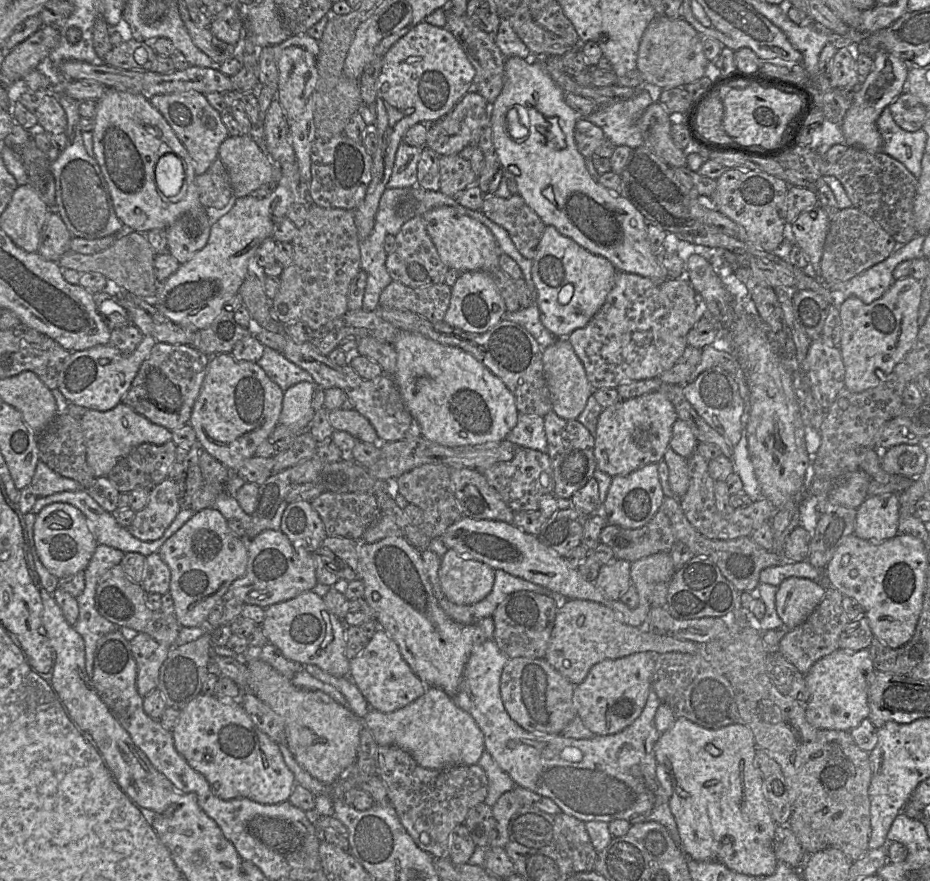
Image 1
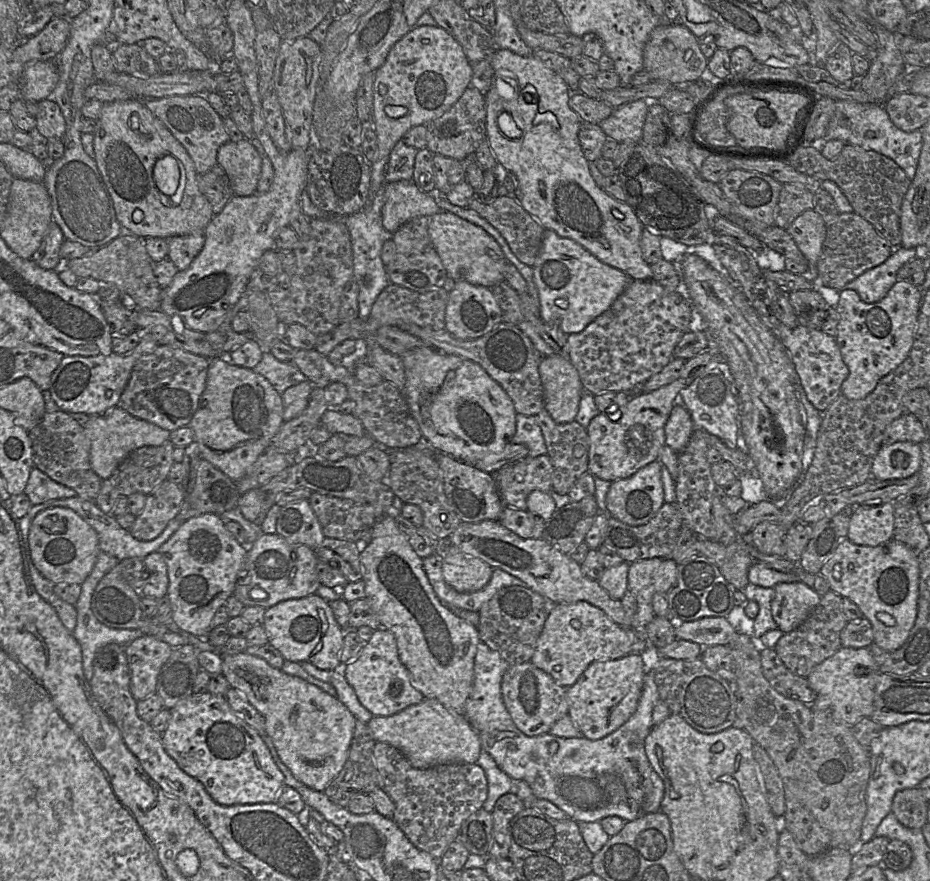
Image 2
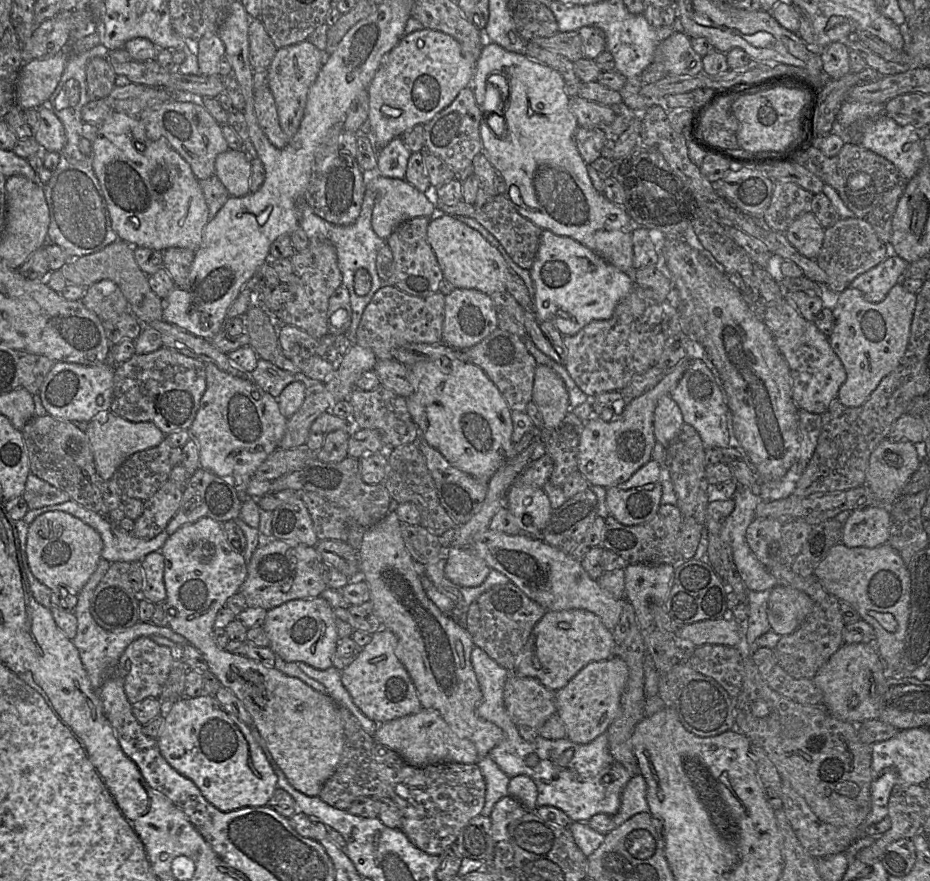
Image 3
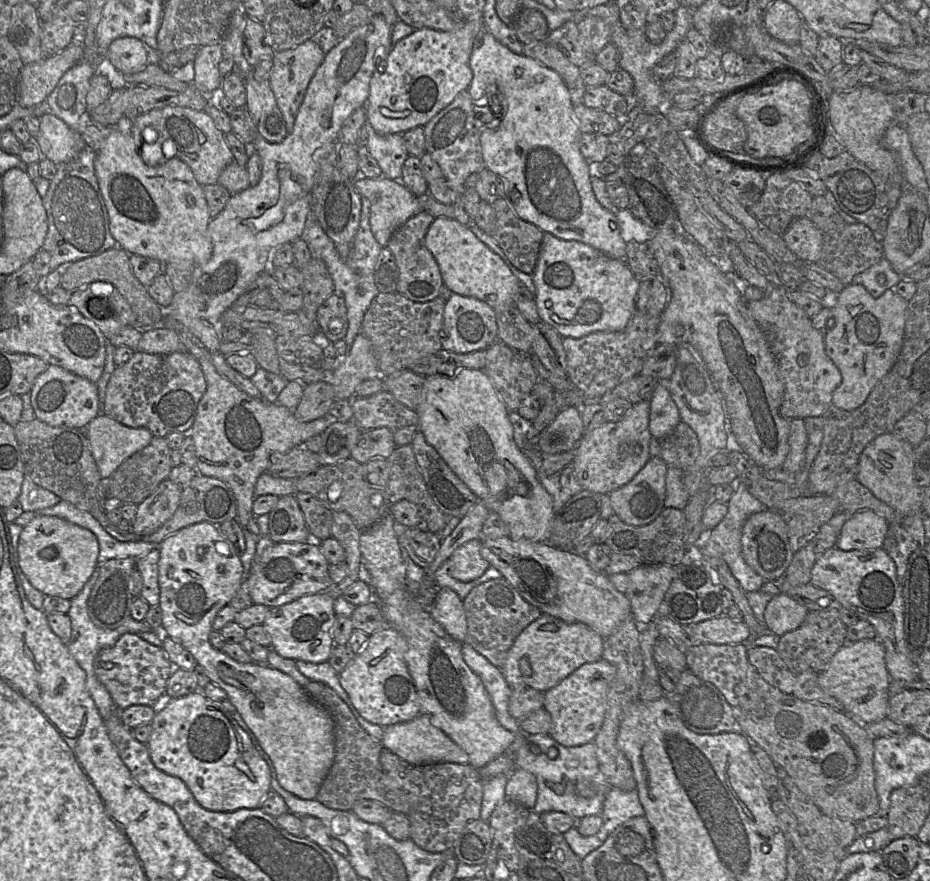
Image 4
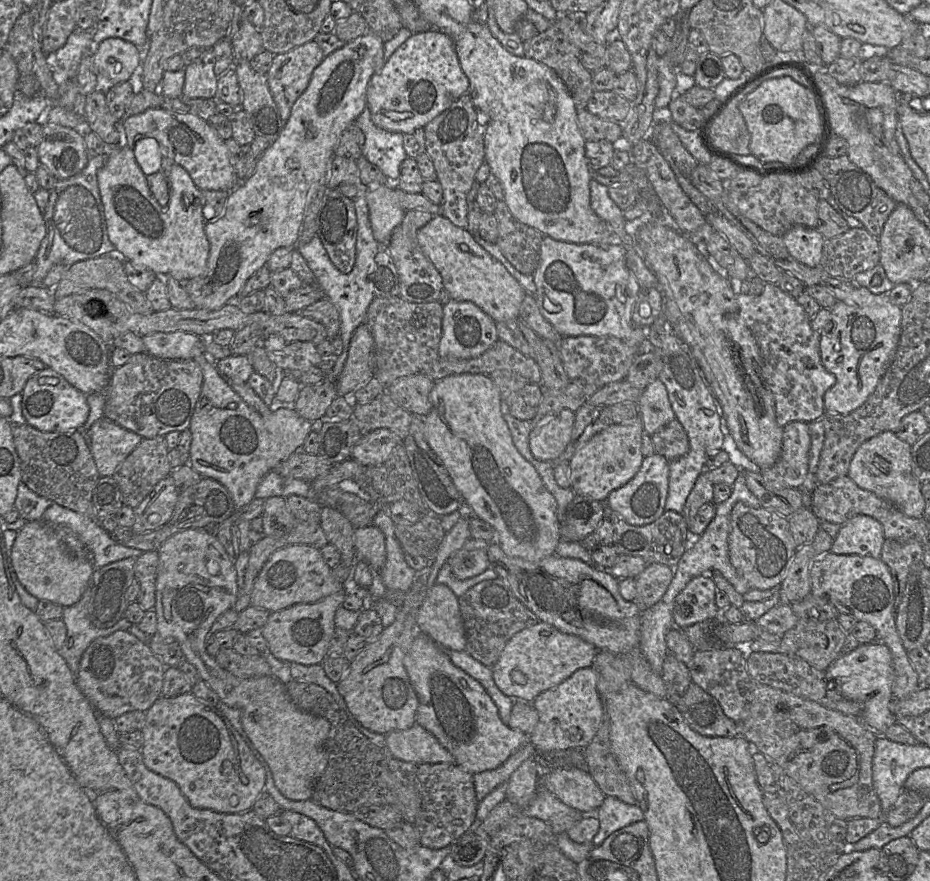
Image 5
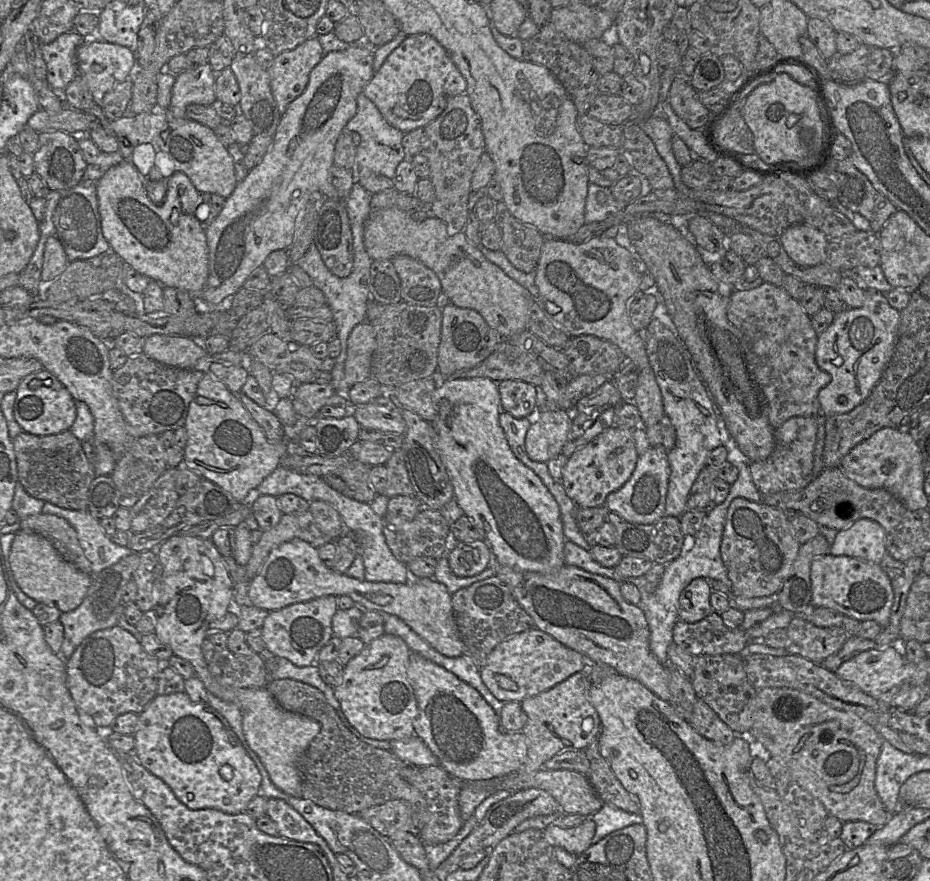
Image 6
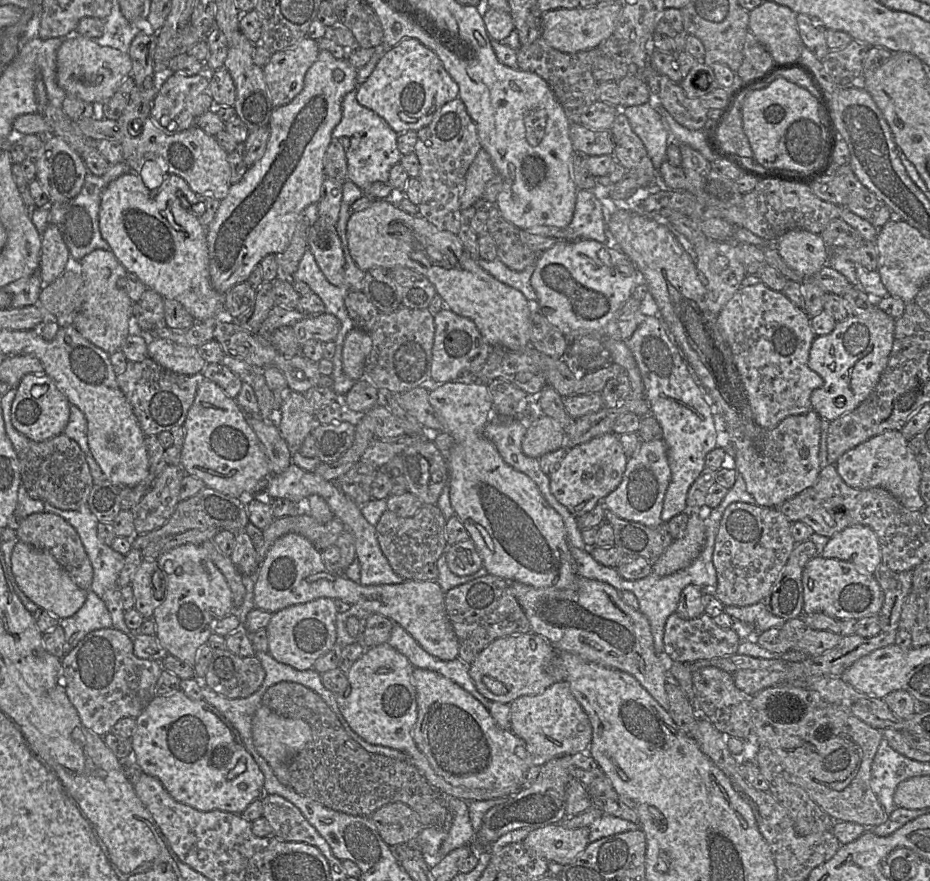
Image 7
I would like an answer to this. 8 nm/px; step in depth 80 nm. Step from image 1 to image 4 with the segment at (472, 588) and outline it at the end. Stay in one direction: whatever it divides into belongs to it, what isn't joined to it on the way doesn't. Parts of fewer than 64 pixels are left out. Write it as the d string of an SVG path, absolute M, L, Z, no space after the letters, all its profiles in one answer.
M474 539L457 548L449 557L449 574L458 581L467 583L481 577L490 564L481 556L481 539Z

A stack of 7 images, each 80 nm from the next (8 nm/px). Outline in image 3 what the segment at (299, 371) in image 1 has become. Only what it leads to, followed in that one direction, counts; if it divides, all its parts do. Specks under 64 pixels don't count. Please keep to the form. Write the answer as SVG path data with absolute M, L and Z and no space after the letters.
M259 359L256 368L250 373L251 380L262 390L277 398L283 389L294 381L303 381L308 385L302 374L293 374L278 368L275 364Z

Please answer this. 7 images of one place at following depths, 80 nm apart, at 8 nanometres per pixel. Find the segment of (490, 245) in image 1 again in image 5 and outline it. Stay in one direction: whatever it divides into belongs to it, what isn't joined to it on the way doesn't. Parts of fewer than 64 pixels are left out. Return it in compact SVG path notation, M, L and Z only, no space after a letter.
M437 214L418 231L417 241L422 252L441 274L443 289L451 299L473 302L495 322L519 317L519 309L527 292L501 262L475 241L467 228L457 227Z

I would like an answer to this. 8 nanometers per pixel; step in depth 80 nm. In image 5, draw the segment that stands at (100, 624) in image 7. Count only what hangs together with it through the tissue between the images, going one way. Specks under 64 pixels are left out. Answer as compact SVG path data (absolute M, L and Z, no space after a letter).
M89 583L81 598L73 605L64 607L62 620L67 628L67 635L62 648L59 651L71 671L76 674L81 657L90 645L98 637L108 636L117 630L128 630L132 623L122 617L110 628L98 628L90 621L89 602L91 589Z

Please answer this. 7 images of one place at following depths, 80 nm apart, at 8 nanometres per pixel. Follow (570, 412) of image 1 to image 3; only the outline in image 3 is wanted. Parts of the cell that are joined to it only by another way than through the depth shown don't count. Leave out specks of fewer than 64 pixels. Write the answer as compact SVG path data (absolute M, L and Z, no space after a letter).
M538 364L534 375L532 400L538 406L547 428L557 428L571 410L564 381L551 367Z

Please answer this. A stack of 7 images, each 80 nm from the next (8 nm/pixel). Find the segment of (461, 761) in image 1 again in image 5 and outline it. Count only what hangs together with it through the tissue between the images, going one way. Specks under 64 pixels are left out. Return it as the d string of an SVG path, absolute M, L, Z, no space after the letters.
M414 724L407 730L396 730L385 735L386 747L400 761L415 764L454 764L454 758L427 730Z

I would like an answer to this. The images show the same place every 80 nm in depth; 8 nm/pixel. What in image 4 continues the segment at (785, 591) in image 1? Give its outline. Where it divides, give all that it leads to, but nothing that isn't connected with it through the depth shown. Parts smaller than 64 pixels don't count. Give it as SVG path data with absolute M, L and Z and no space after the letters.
M780 592L768 602L764 611L764 624L770 633L780 637L797 629L807 613L806 607Z

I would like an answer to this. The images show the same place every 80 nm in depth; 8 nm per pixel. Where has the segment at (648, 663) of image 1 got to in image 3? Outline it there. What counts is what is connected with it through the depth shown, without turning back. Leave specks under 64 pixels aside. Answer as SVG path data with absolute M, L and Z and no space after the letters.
M611 657L587 664L566 686L555 691L556 715L565 726L566 738L576 744L587 744L606 732L618 715L628 675L625 661Z

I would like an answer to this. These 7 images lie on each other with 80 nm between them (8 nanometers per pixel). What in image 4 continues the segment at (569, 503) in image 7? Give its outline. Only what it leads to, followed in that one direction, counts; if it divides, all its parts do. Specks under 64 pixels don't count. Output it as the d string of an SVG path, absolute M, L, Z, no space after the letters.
M649 398L632 407L617 422L605 422L582 436L571 462L575 476L583 490L596 494L609 494L628 482L645 466L651 458L649 443Z

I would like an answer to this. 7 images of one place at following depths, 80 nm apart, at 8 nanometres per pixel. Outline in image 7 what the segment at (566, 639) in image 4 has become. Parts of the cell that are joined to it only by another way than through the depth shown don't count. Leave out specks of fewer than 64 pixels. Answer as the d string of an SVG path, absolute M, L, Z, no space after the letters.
M534 632L496 639L470 664L469 675L477 690L492 702L510 704L522 696L536 696L552 684L564 681L566 670L551 642Z

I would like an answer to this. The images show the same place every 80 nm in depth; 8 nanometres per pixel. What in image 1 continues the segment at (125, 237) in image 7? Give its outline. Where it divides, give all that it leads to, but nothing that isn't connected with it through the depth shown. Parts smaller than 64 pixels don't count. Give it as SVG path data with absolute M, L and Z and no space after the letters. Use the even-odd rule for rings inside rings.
M107 88L103 96L97 101L95 122L95 128L92 131L94 158L109 186L115 213L124 224L126 231L147 233L155 228L167 229L182 214L192 208L201 206L198 188L195 183L197 175L193 160L164 116L150 103L149 99L140 94ZM168 153L173 153L180 158L185 171L186 183L188 184L184 197L178 202L168 202L168 197L158 190L155 182L156 164L163 155ZM136 209L140 209L141 213L136 214Z

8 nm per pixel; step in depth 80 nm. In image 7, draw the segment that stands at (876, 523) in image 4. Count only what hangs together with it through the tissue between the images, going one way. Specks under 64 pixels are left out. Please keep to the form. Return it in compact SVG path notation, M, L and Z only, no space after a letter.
M853 525L835 533L820 555L850 562L860 573L869 575L873 575L881 563L878 538L864 525Z

